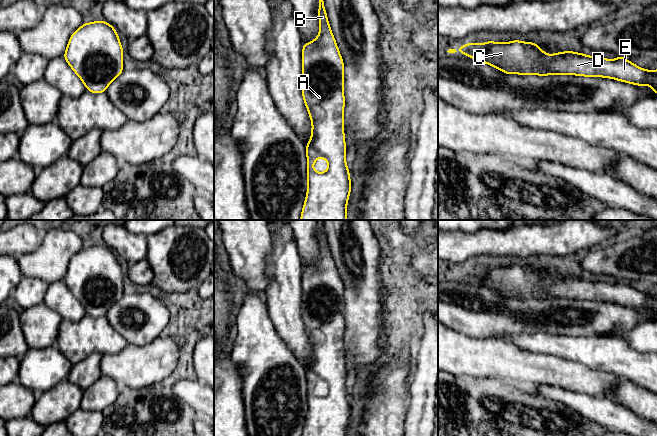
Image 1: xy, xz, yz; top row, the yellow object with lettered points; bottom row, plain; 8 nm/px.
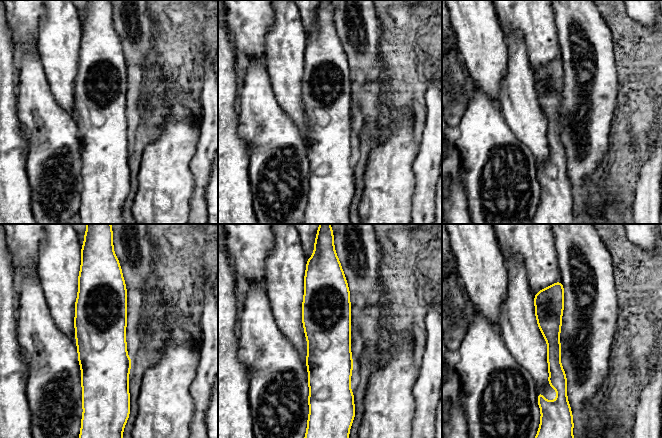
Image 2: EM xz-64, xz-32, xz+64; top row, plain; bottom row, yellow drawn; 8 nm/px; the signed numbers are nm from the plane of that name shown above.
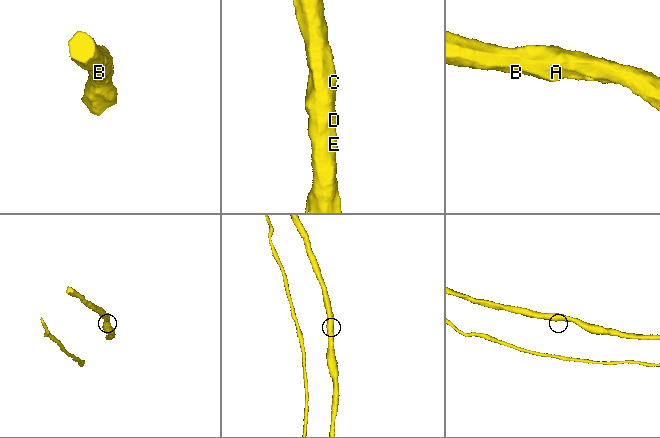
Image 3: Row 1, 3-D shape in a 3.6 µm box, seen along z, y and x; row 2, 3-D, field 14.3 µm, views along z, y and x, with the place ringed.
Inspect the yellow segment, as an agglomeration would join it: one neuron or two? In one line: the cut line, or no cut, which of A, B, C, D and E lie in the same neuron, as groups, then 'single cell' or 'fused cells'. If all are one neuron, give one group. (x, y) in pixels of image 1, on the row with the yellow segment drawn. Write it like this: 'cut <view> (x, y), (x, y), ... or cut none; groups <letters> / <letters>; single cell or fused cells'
cut none; groups A B C D E; single cell

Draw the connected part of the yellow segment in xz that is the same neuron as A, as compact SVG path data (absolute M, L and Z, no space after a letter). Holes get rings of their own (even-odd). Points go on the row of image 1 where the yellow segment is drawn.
M319 0L318 20L320 30L314 41L303 44L302 48L302 96L312 122L311 139L306 144L308 188L300 220L347 220L347 202L351 192L350 172L347 168L344 135L344 63L336 40L332 34L323 0ZM322 157L328 162L328 170L318 173L313 169L315 161Z

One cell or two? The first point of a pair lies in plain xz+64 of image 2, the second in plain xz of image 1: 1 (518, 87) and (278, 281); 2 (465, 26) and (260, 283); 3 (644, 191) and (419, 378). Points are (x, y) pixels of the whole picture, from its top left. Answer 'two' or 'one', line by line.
1: one
2: one
3: one

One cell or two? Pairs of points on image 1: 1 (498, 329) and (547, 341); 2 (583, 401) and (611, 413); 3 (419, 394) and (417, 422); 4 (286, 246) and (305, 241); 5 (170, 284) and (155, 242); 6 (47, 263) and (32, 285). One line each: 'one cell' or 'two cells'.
1: two cells
2: one cell
3: one cell
4: two cells
5: one cell
6: two cells

